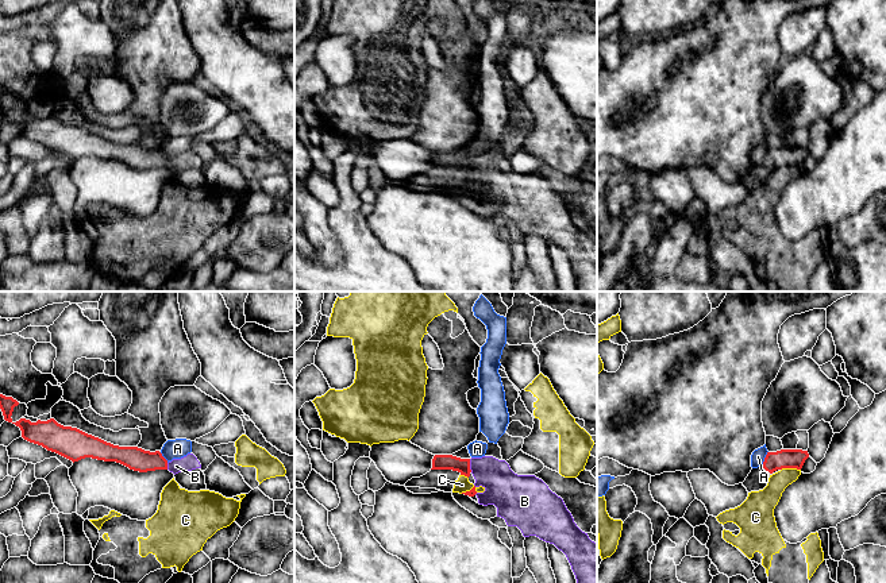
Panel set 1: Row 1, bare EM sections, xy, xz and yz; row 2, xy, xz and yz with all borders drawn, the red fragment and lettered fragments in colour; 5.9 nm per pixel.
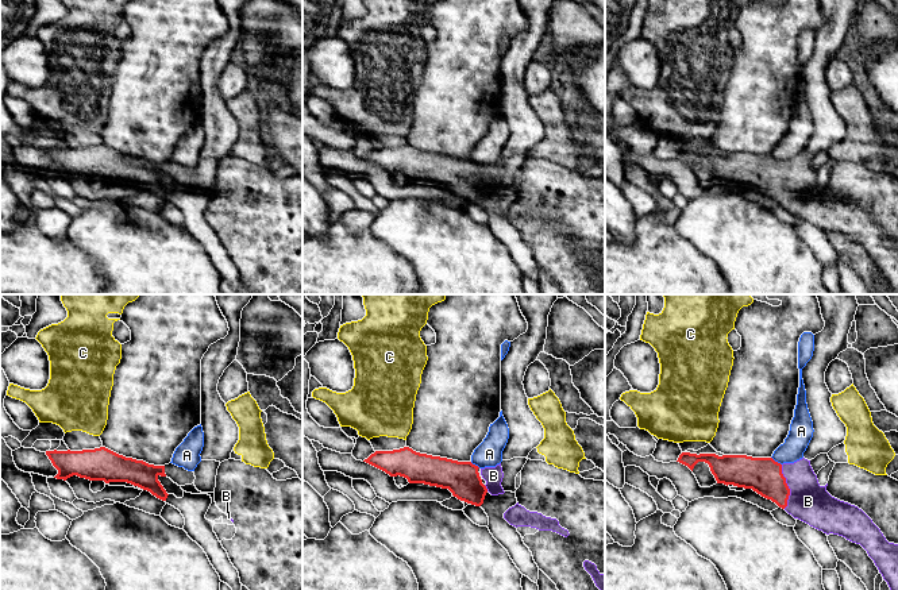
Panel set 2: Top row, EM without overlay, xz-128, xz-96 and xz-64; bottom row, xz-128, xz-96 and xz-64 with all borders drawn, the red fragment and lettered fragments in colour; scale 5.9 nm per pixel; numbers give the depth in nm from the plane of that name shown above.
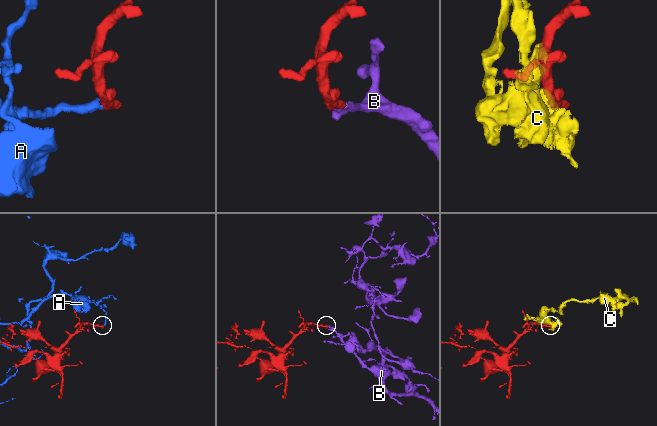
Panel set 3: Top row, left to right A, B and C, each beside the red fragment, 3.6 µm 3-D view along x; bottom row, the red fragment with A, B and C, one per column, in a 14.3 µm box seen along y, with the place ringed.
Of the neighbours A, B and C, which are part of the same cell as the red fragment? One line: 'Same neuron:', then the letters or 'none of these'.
Same neuron: B

